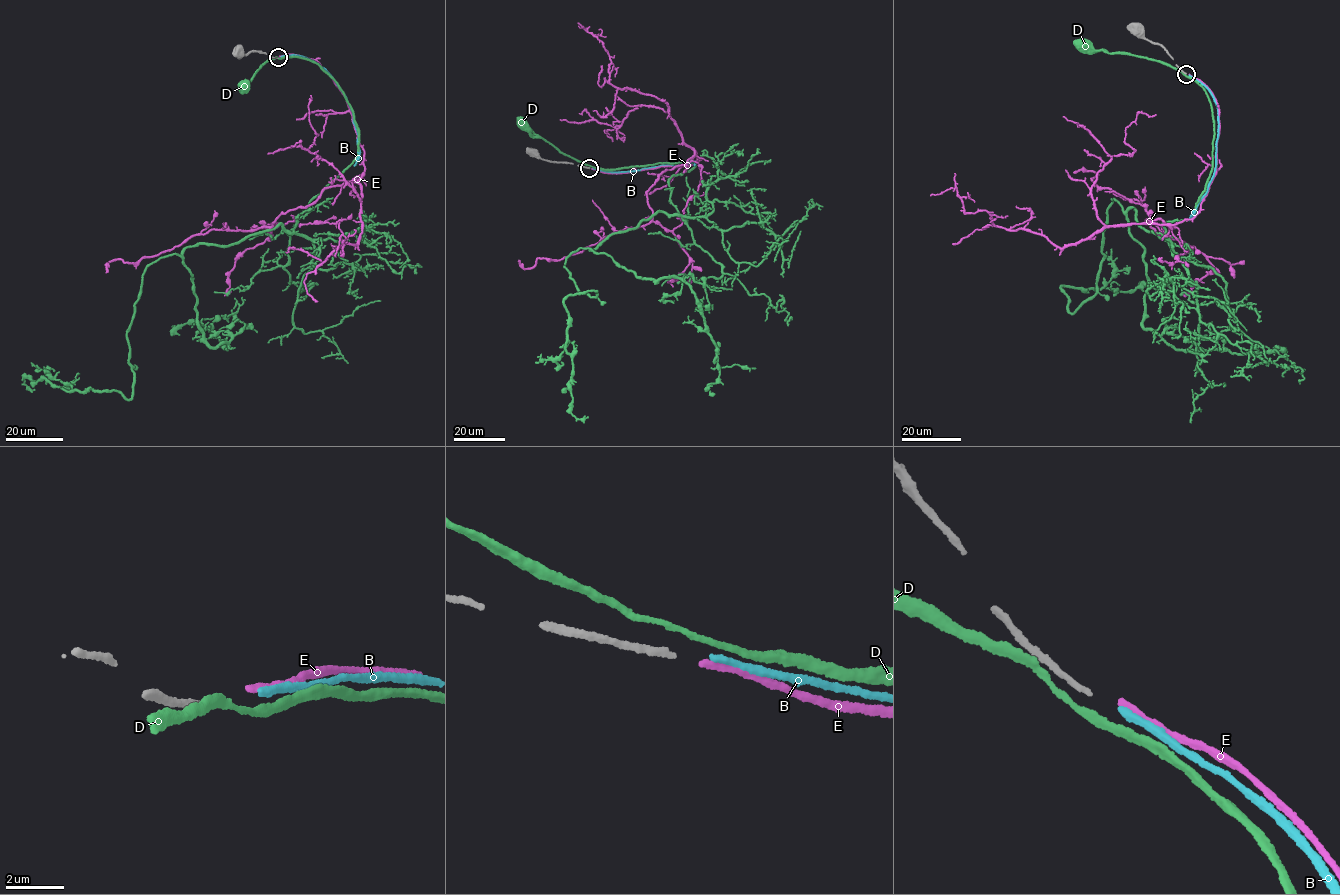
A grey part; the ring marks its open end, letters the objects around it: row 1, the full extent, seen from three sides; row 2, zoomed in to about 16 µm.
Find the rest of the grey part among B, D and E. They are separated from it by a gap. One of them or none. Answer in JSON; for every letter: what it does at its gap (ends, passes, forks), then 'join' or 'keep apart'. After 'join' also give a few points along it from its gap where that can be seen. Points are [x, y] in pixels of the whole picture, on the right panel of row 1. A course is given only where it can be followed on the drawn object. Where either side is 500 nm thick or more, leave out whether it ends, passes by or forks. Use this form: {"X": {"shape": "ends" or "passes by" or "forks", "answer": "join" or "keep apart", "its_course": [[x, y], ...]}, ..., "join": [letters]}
{"B": {"shape": "ends", "answer": "keep apart"}, "D": {"shape": "passes by", "answer": "keep apart"}, "E": {"shape": "ends", "answer": "keep apart"}, "join": []}

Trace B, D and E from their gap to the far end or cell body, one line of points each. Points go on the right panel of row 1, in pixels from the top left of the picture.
B: (1189, 75), (1207, 88), (1219, 114), (1214, 173), (1188, 220)
D: (1185, 74), (1167, 63), (1094, 49), (1085, 42), (1083, 45)
E: (1188, 75), (1219, 110), (1197, 215), (1146, 220), (1159, 234), (1135, 198), (1073, 172)

